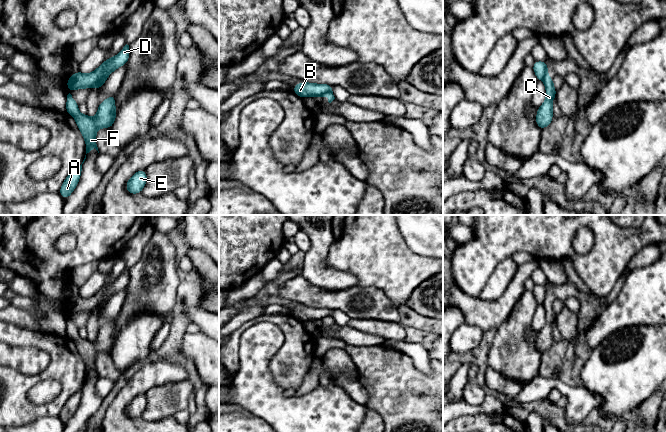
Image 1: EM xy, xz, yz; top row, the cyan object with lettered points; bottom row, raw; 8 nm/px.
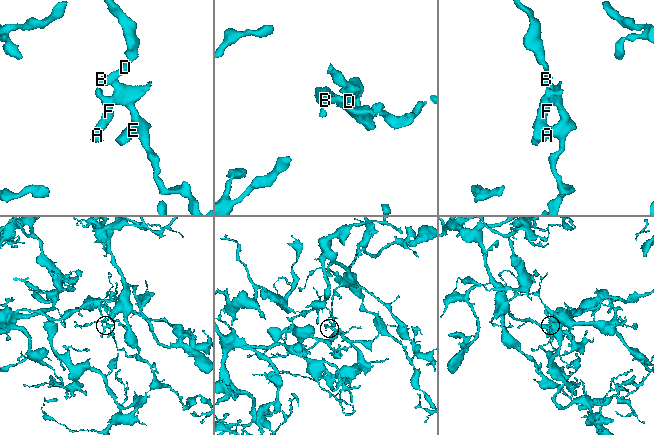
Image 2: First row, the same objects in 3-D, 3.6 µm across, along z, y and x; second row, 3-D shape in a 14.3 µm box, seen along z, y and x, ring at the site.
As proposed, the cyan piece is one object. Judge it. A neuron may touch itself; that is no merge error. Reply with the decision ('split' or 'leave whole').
split

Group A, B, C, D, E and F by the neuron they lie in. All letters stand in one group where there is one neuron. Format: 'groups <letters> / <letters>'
groups A C E F / B D

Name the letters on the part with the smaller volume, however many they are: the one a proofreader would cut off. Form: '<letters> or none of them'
A, C, E, F

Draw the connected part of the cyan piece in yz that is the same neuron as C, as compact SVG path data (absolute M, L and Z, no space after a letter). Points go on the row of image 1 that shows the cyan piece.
M548 67L546 68L546 75L543 79L546 87L546 99L544 103L539 107L536 115L536 124L542 130L543 128L549 126L553 117L552 100L555 99L556 89L553 85L553 78L547 76Z

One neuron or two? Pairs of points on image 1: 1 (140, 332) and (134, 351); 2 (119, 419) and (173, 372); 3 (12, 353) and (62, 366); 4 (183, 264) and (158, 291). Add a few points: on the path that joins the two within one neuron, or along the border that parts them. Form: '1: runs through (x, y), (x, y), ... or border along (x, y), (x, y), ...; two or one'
1: runs through (136, 337), (134, 346); one
2: runs through (120, 402), (145, 378), (152, 373), (156, 373); one
3: border along (45, 350), (49, 364), (29, 375); two
4: border along (179, 258), (178, 269); two

